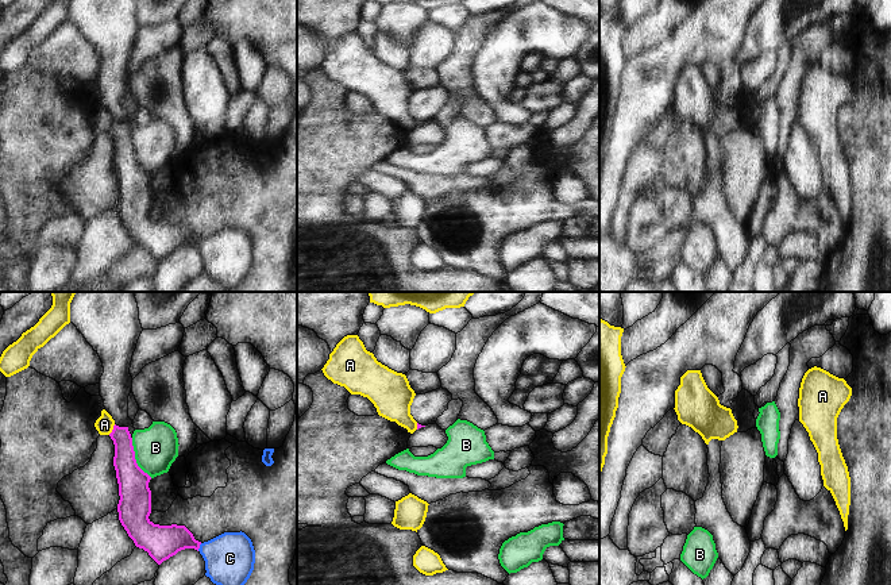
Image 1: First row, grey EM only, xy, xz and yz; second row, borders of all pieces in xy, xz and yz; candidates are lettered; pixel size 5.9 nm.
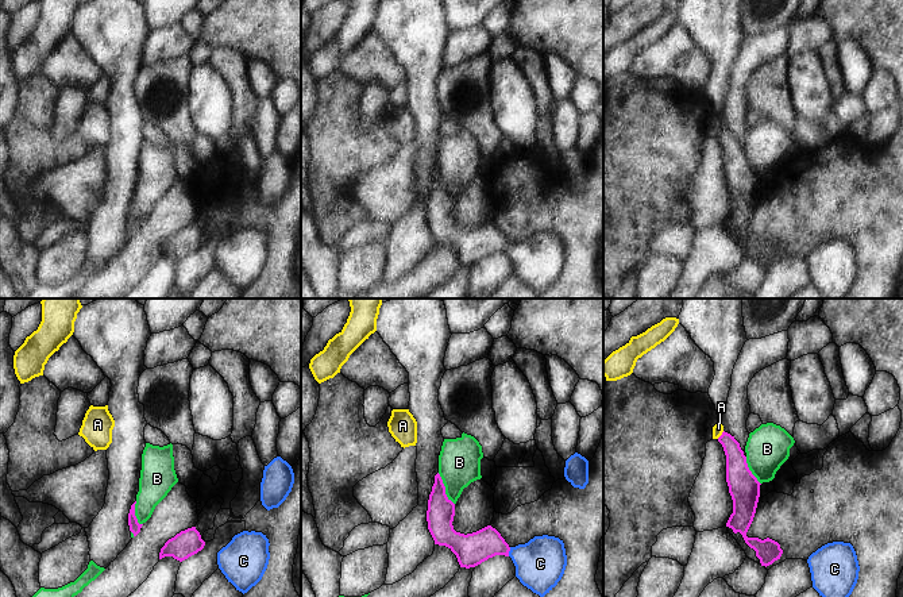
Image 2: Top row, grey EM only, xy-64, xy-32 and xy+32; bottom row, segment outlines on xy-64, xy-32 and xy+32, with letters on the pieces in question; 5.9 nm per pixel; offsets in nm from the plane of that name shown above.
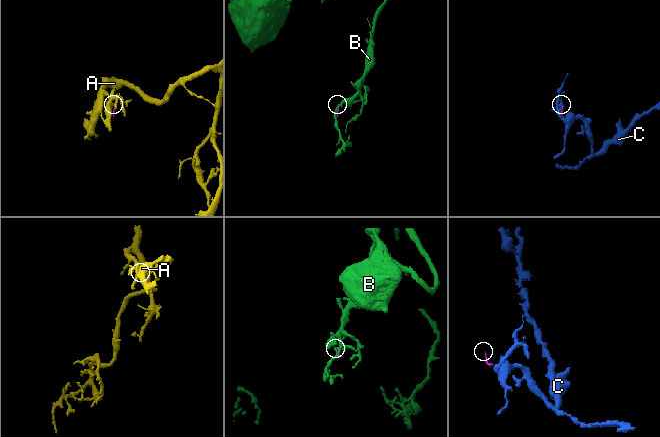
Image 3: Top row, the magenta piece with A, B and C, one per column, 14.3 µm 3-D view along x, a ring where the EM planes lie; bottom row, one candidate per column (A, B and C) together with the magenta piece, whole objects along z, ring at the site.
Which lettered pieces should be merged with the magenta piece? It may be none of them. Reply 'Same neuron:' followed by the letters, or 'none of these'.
Same neuron: C

